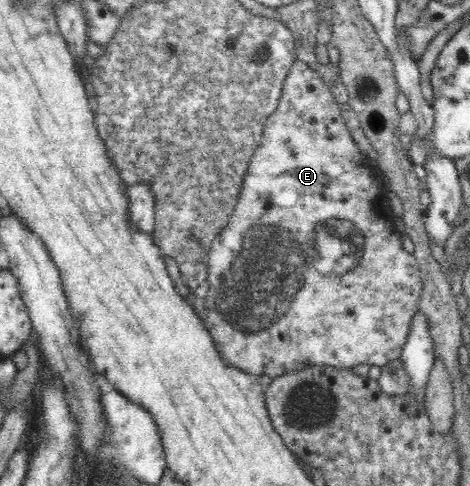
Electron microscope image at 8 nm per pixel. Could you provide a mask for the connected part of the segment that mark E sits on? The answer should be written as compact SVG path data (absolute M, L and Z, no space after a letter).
M299 60L293 64L285 76L278 107L265 122L261 142L249 161L235 210L223 230L213 239L208 254L208 284L203 292L206 309L204 325L209 329L221 356L231 366L255 377L267 374L271 378L277 378L280 374L307 366L327 365L337 369L351 369L357 364L385 366L392 360L401 359L411 320L418 310L418 300L423 288L419 263L402 248L401 234L395 234L395 226L391 226L391 236L387 238L387 230L381 232L381 224L371 224L371 218L365 218L365 173L372 169L372 165L351 138L340 106L328 83L322 80L317 70Z

